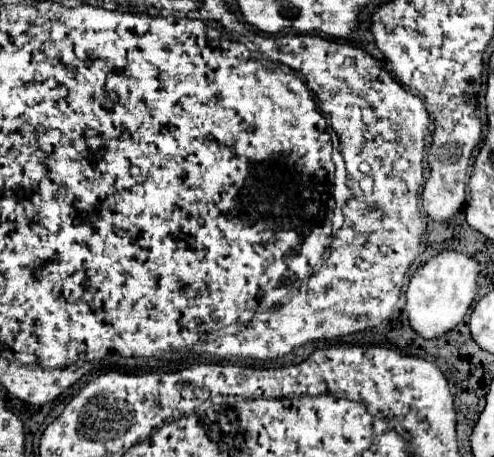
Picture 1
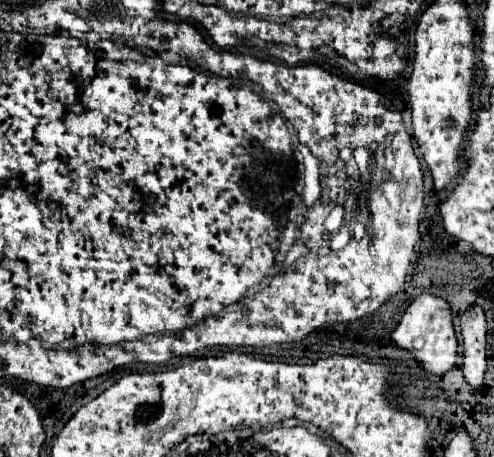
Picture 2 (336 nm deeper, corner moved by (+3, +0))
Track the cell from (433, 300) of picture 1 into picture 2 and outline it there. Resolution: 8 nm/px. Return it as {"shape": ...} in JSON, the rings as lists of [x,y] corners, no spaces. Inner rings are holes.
{"shape":[[[422,293],[402,313],[398,327],[392,331],[392,341],[398,347],[408,349],[414,355],[414,359],[418,359],[428,373],[444,375],[446,371],[450,371],[456,365],[456,355],[458,355],[458,339],[456,339],[452,319],[454,319],[452,307],[444,297]]]}

